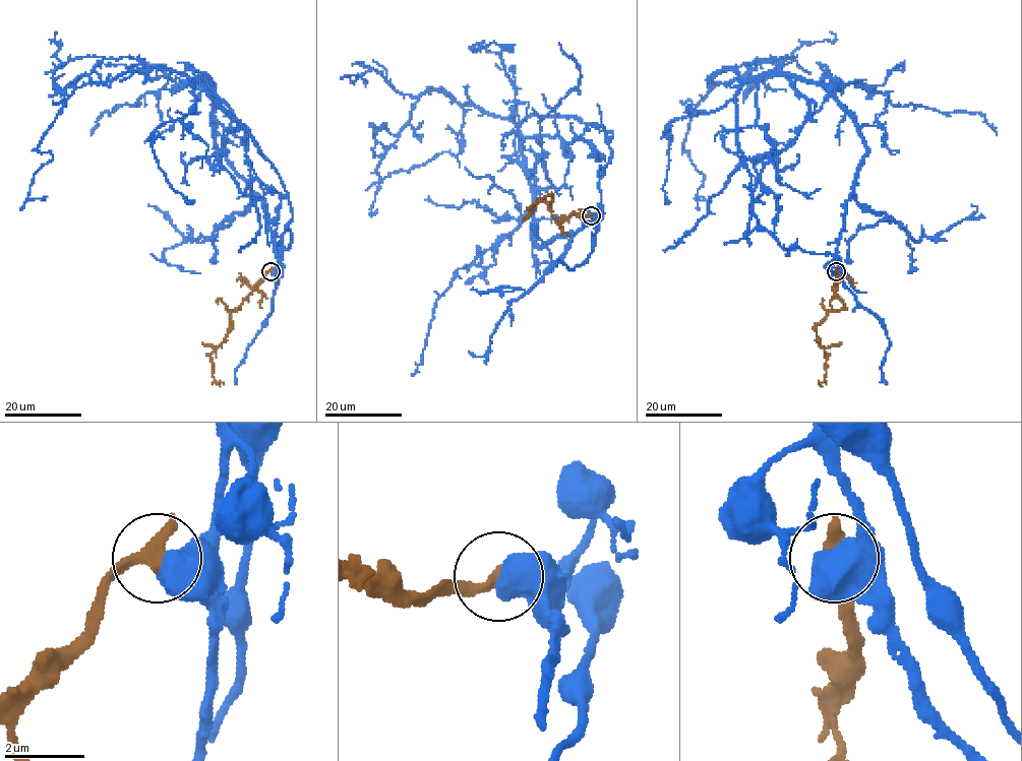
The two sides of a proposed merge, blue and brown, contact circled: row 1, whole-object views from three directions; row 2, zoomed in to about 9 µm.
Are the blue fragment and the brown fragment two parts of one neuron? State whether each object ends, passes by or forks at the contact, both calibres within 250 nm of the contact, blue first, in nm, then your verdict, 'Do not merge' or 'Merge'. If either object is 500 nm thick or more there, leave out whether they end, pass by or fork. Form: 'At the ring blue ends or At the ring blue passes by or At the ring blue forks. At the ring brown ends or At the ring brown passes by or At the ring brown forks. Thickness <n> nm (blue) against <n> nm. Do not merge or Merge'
Thickness 700 nm (blue) against 400 nm. Do not merge

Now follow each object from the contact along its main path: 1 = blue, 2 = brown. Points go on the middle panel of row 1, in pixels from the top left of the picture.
1: (591, 215), (612, 133), (412, 98), (360, 61), (373, 69), (348, 76), (367, 81)
2: (591, 215), (580, 217), (572, 213), (559, 224), (552, 215), (550, 195), (531, 205), (543, 197)

